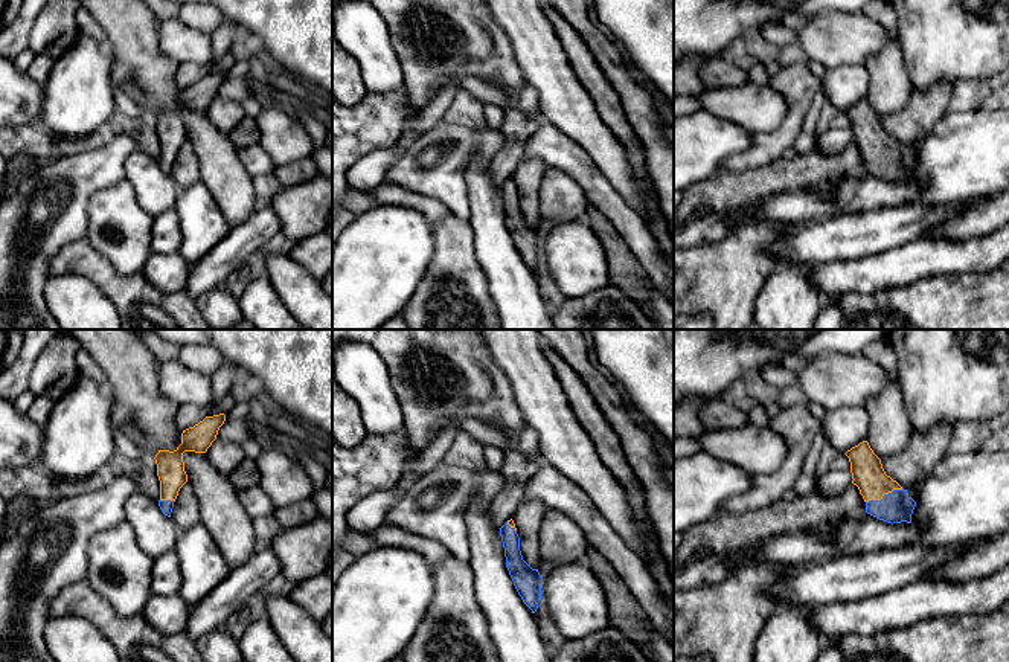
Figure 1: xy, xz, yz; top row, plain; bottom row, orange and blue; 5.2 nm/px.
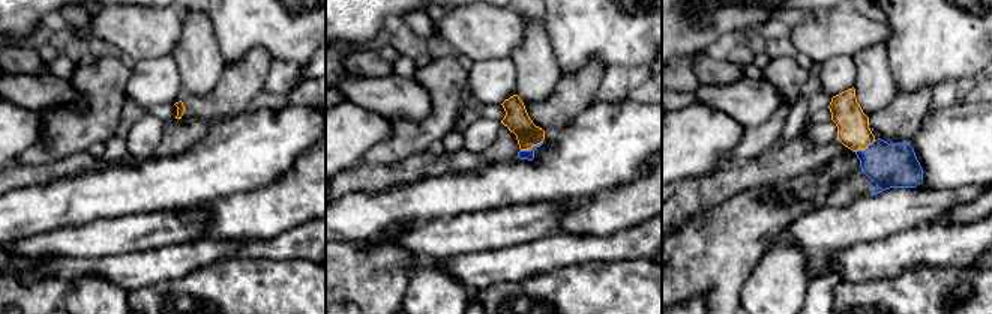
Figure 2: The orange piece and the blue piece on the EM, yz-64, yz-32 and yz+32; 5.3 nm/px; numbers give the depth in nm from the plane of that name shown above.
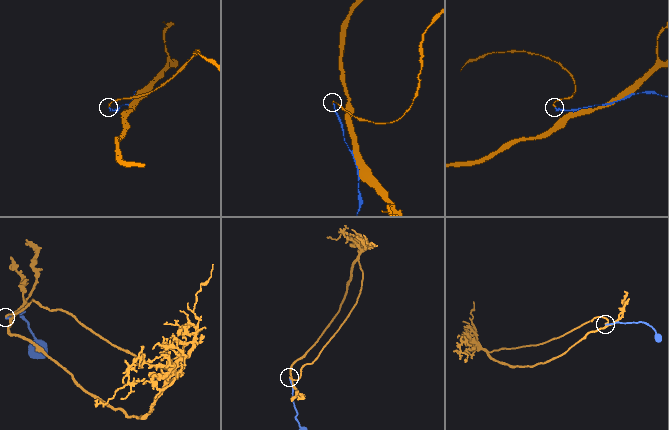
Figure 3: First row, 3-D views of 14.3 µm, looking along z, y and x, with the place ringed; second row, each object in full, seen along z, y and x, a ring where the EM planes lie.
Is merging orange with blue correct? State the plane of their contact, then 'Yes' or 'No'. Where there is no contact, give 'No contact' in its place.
Touches orange in yz. Yes

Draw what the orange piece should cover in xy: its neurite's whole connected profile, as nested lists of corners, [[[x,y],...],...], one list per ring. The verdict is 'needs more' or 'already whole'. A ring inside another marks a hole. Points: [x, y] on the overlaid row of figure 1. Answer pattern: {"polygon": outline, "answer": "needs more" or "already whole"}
{"polygon": [[[224,413],[206,416],[194,427],[183,430],[181,444],[174,452],[159,450],[155,455],[154,459],[160,480],[159,506],[165,516],[171,517],[178,491],[187,482],[183,453],[206,453],[212,442],[216,439],[218,430],[224,421]]], "answer": "needs more"}

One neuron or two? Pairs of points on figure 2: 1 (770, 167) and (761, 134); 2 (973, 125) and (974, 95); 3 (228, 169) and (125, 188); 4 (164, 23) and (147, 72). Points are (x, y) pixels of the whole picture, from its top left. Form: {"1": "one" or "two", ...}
{"1": "two", "2": "two", "3": "one", "4": "two"}

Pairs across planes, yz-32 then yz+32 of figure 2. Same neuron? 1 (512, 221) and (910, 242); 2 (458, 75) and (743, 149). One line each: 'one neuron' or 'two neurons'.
1: two neurons
2: one neuron

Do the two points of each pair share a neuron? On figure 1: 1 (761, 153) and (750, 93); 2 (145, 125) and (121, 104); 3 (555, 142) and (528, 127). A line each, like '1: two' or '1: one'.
1: two
2: two
3: two

